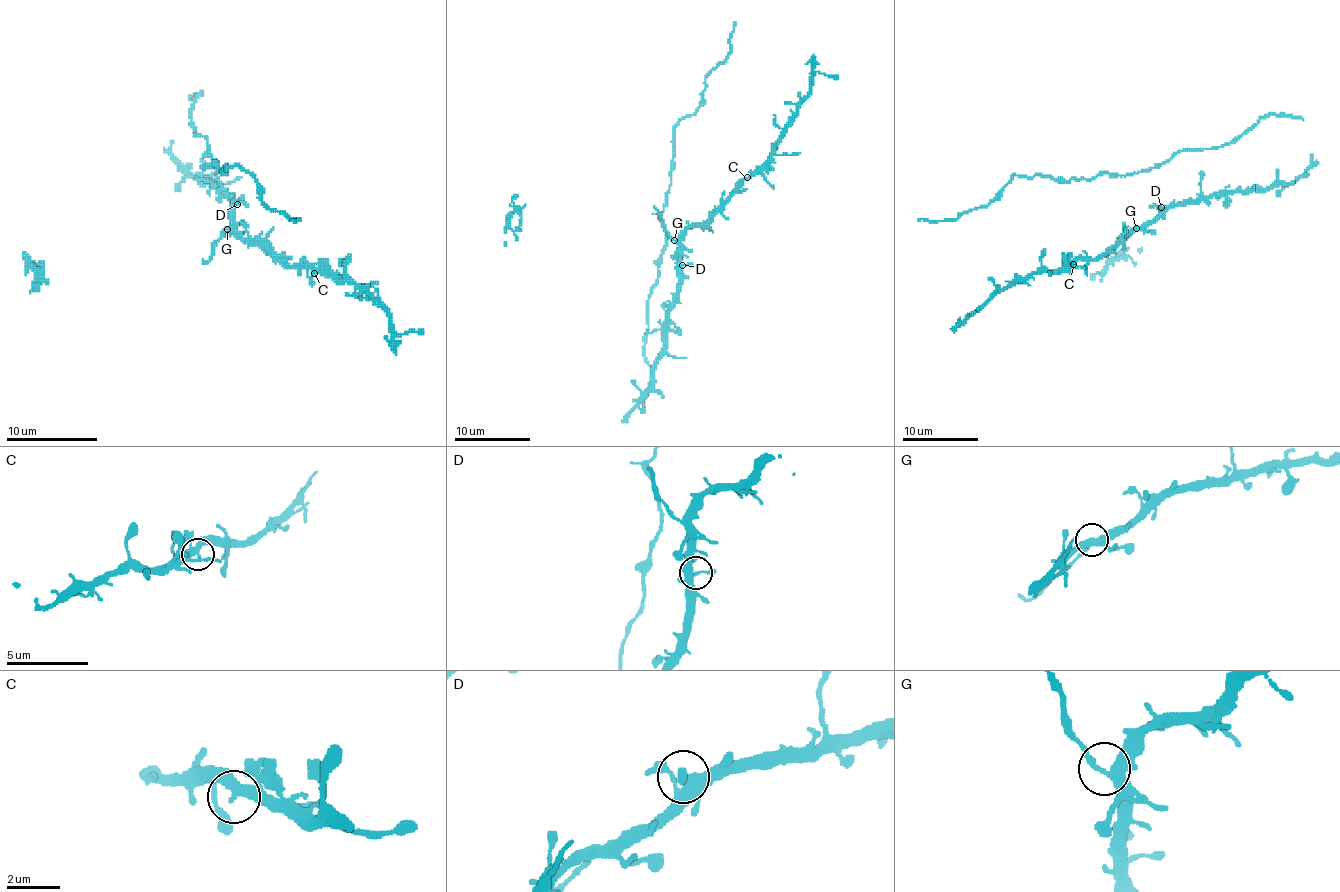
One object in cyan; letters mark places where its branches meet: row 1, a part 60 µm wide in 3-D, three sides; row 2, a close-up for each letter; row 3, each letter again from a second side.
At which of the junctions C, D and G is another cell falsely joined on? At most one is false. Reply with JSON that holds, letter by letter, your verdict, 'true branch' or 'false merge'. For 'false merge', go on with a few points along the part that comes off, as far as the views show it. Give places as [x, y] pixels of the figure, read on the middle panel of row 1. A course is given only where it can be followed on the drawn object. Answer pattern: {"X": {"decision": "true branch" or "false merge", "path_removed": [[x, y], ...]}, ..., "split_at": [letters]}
{"C": {"decision": "true branch"}, "D": {"decision": "true branch"}, "G": {"decision": "false merge", "path_removed": [[675, 240], [654, 206]]}, "split_at": ["G"]}

